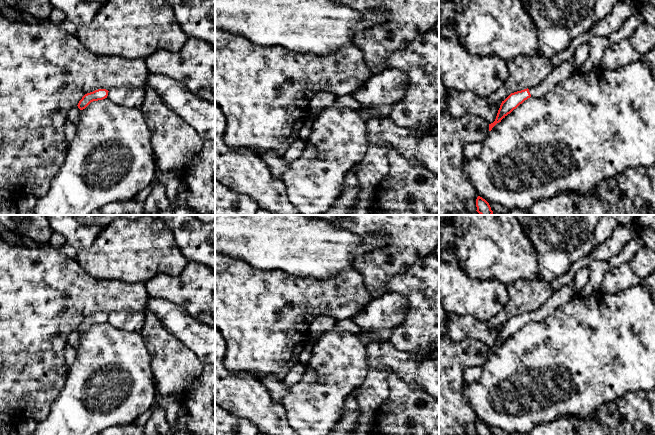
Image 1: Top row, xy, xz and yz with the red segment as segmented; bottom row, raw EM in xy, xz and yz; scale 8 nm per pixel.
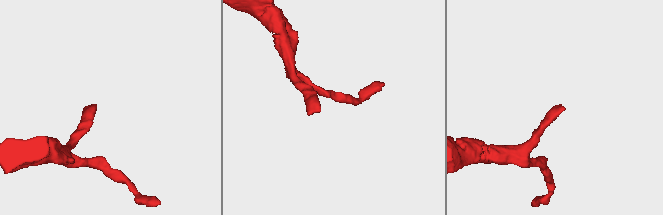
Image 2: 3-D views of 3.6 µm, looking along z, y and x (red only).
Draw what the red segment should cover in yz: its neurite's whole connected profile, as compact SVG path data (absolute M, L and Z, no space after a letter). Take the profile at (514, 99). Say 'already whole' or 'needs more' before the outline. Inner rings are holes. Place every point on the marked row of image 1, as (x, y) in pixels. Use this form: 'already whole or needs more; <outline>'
needs more; M571 57L558 67L553 68L550 75L538 86L511 93L504 101L502 101L495 121L489 124L489 131L491 131L497 123L501 122L503 118L510 114L525 100L530 97L537 98L544 96L563 80L572 76L576 71L578 71L578 69L573 57Z

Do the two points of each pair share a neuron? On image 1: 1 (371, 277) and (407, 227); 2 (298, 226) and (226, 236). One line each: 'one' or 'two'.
1: one
2: one

